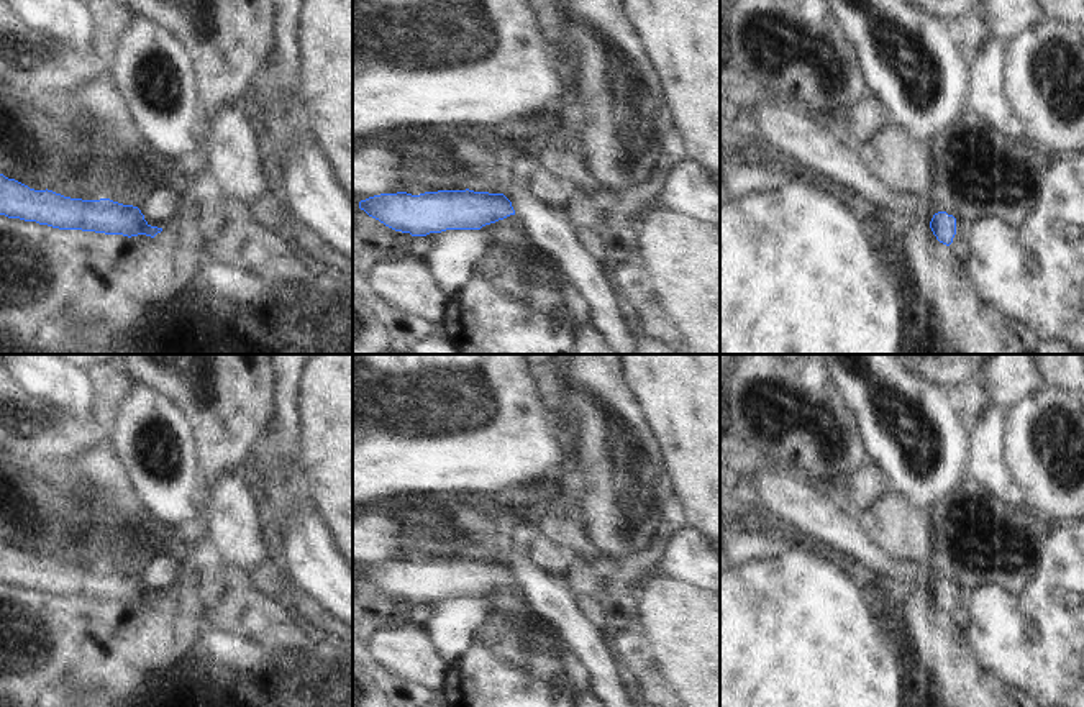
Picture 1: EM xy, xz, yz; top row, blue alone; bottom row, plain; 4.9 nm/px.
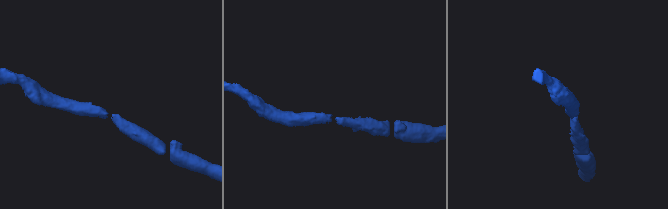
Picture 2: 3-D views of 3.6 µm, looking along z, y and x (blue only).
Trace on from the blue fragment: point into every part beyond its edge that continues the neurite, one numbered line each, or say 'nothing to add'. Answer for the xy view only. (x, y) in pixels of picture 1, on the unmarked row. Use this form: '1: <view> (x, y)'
nothing to add

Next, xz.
nothing to add

